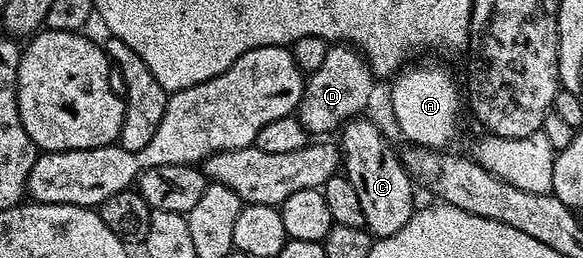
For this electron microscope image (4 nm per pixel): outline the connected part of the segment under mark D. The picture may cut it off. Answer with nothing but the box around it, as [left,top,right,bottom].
[296,45,376,133]

